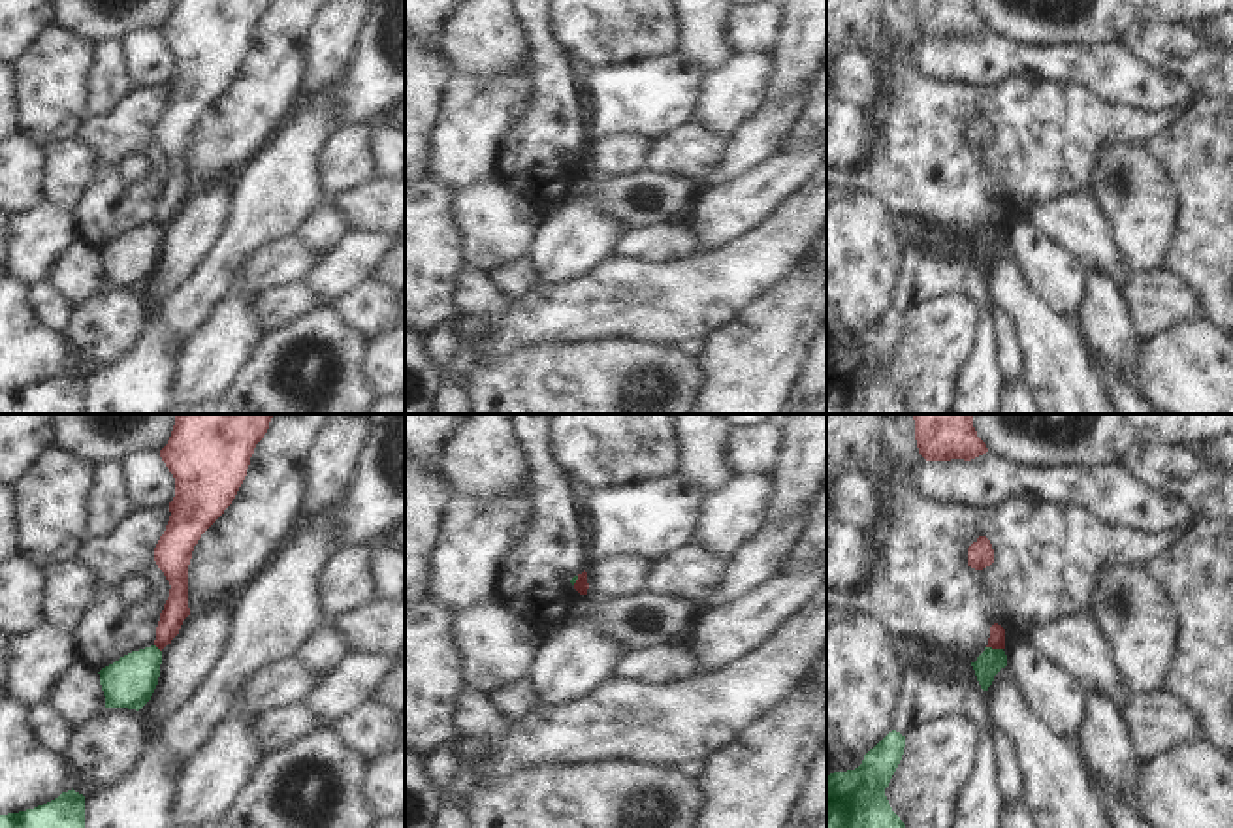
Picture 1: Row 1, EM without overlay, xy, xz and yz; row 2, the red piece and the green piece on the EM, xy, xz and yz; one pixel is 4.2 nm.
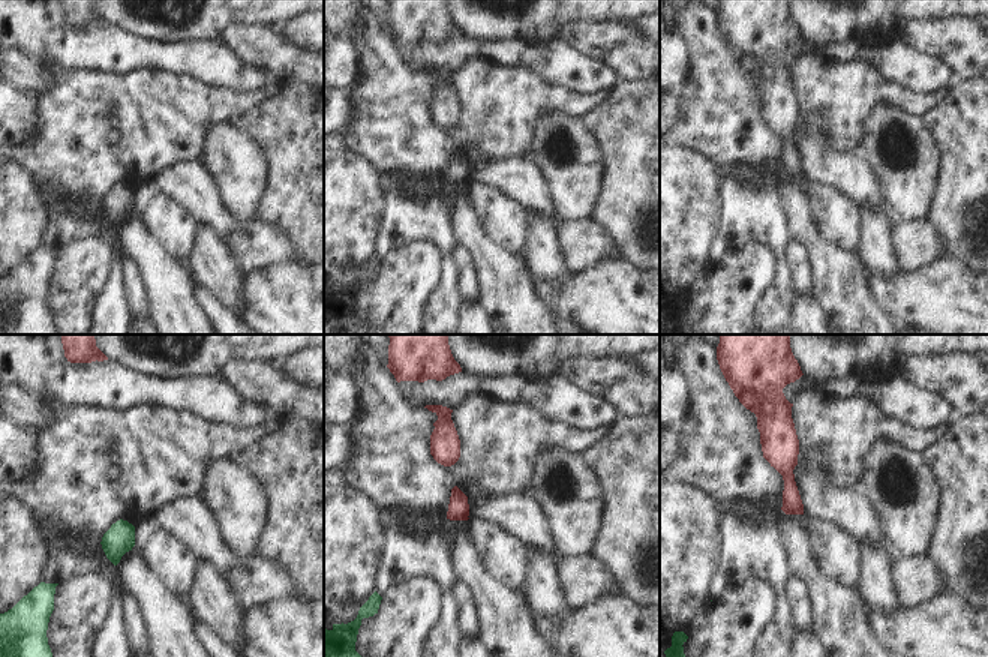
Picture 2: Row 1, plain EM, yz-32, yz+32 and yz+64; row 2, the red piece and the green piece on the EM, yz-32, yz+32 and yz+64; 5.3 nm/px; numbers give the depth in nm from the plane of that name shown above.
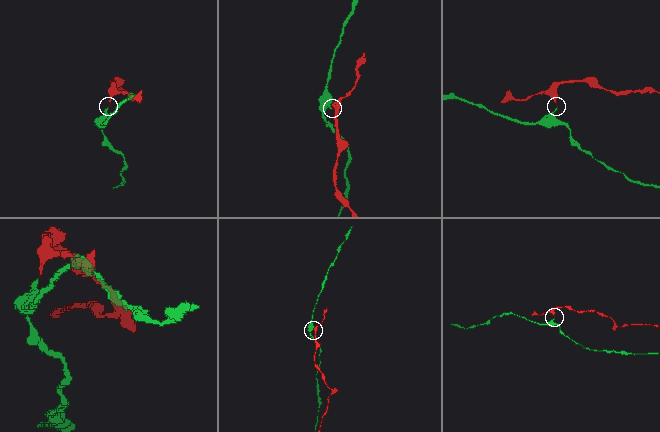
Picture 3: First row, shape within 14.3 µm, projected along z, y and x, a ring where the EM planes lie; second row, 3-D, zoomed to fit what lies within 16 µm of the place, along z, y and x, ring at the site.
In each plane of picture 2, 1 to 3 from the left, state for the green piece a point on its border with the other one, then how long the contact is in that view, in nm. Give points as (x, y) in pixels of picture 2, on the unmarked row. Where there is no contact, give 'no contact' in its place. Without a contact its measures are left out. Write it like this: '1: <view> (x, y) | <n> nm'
1: no contact
2: no contact
3: no contact

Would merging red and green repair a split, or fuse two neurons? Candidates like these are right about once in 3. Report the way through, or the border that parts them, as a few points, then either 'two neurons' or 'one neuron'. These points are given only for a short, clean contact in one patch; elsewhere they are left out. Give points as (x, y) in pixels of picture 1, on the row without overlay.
border yz (987, 224), (1002, 228); two neurons

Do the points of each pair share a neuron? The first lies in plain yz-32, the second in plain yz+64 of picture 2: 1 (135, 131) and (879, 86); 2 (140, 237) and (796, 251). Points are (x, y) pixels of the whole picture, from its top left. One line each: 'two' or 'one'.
1: one
2: two

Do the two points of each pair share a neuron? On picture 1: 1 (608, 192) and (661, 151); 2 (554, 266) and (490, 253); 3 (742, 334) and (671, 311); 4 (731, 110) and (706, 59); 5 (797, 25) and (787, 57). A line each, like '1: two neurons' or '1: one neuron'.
1: two neurons
2: two neurons
3: two neurons
4: two neurons
5: one neuron

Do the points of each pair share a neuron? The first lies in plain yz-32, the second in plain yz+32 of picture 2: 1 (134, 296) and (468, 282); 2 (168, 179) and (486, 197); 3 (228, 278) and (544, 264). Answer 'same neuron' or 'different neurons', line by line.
1: same neuron
2: different neurons
3: same neuron

